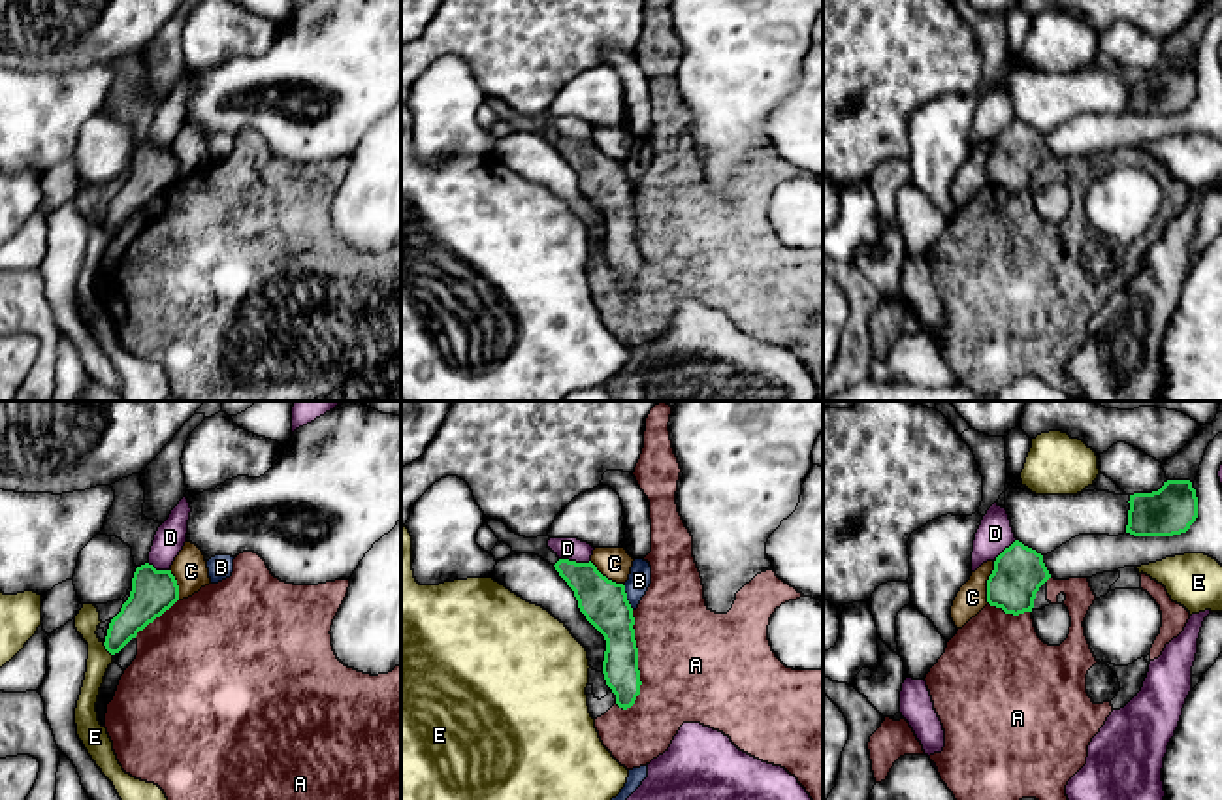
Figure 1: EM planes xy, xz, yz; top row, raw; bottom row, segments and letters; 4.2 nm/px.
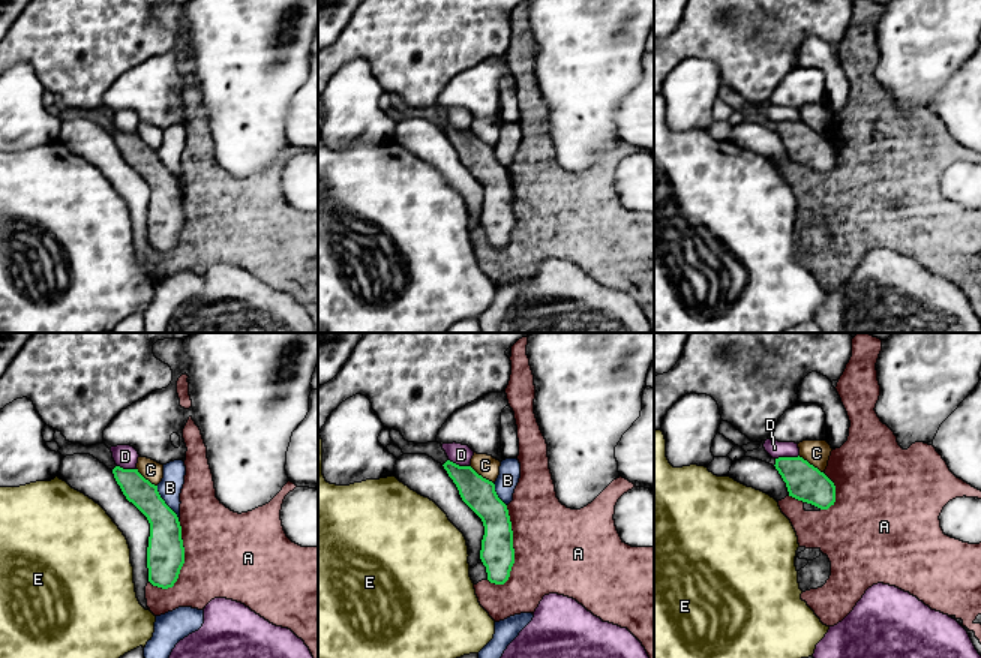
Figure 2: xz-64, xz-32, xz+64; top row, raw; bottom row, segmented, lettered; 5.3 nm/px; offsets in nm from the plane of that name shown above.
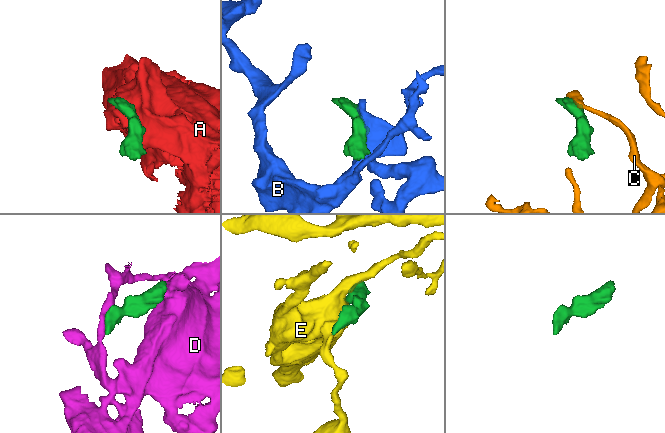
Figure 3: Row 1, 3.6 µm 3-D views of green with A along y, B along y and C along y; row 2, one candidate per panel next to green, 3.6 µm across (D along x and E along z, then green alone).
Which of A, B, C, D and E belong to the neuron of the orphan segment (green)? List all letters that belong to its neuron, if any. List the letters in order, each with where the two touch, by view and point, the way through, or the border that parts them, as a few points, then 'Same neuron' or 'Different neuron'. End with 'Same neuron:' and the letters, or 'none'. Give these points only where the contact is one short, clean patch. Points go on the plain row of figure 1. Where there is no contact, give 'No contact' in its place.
A: Touches green at xz (637, 240). Different neuron
B: Touches green at xz (626, 176). Different neuron
C: Touches green at yz (987, 160). Boundary: yz (996, 138), (987, 159), (987, 181). Different neuron
D: Touches green at xz (575, 140). Same neuron
E: Touches green at xy (106, 226). Different neuron
Same neuron: D

